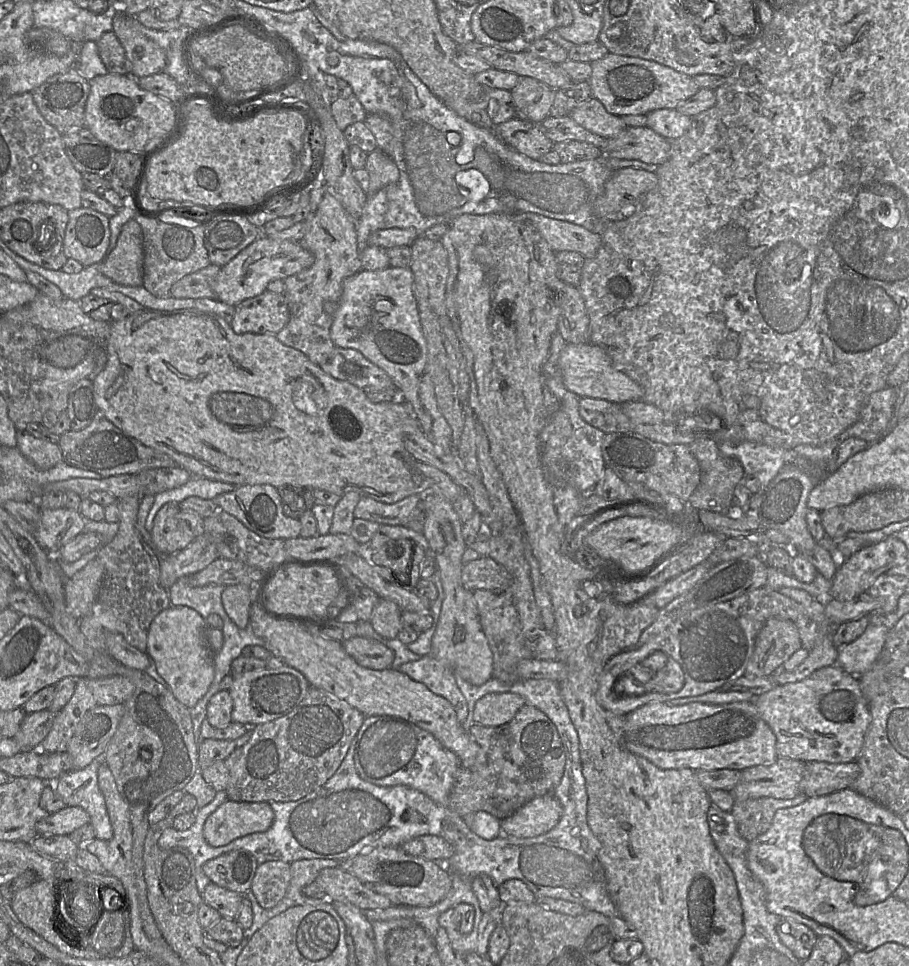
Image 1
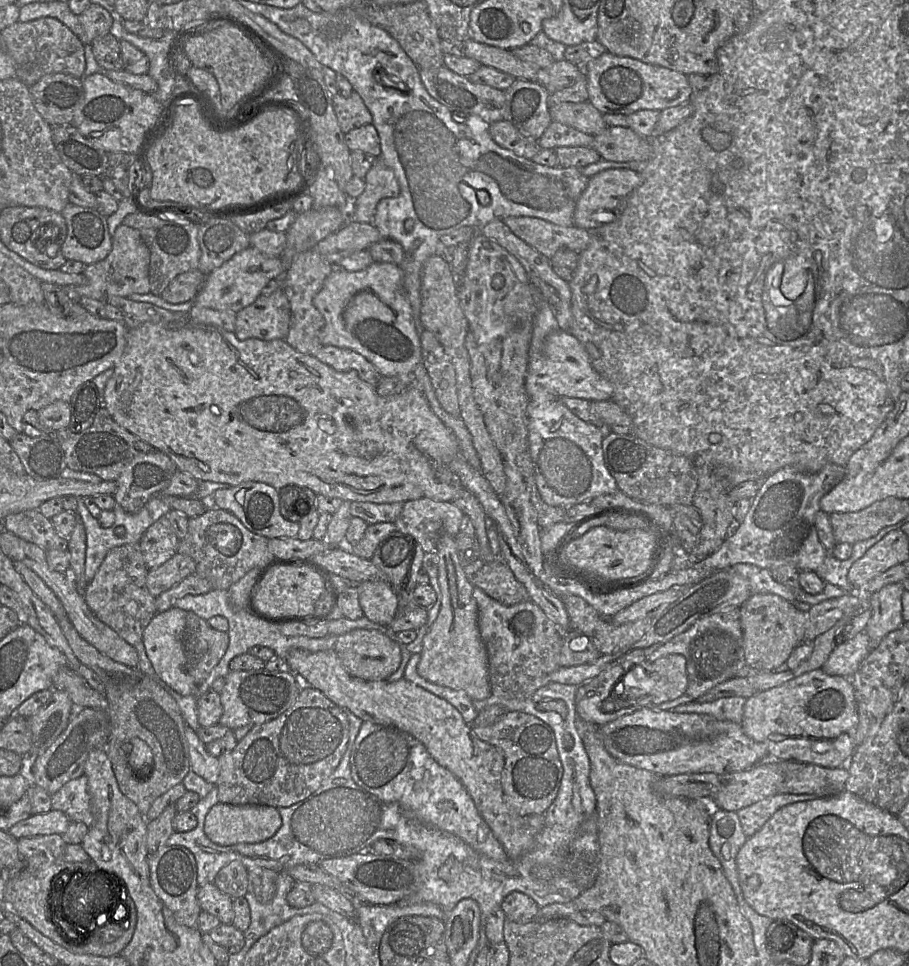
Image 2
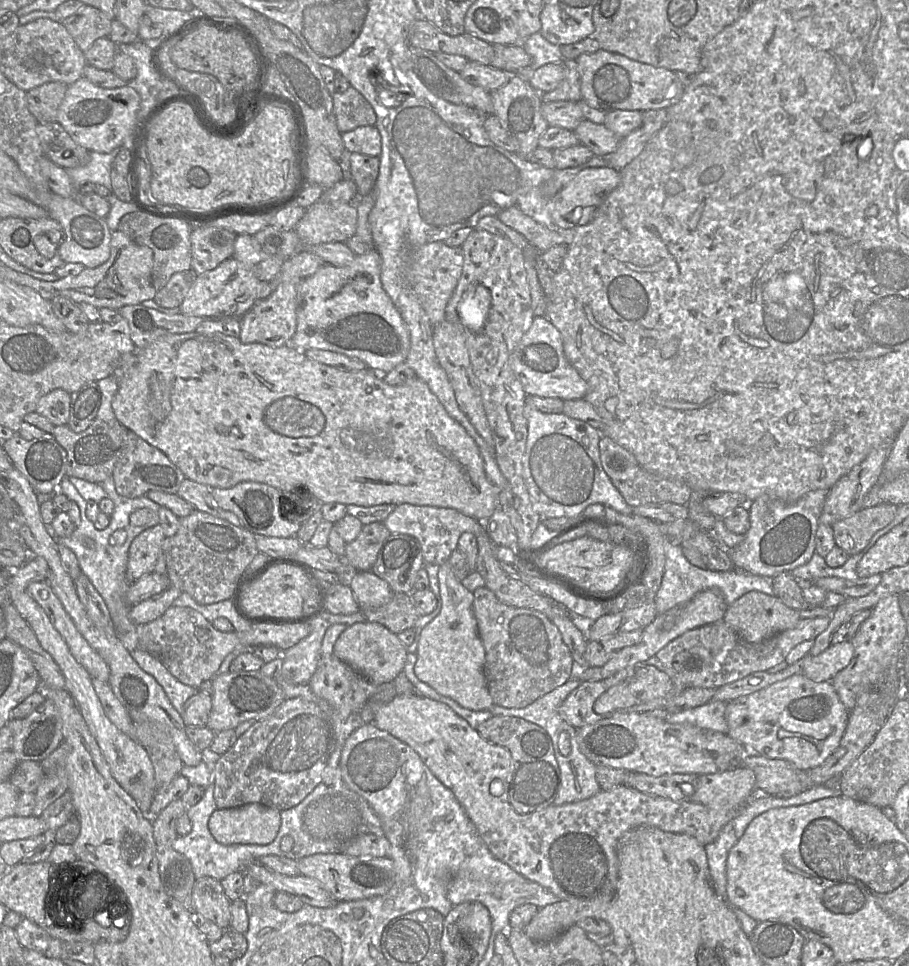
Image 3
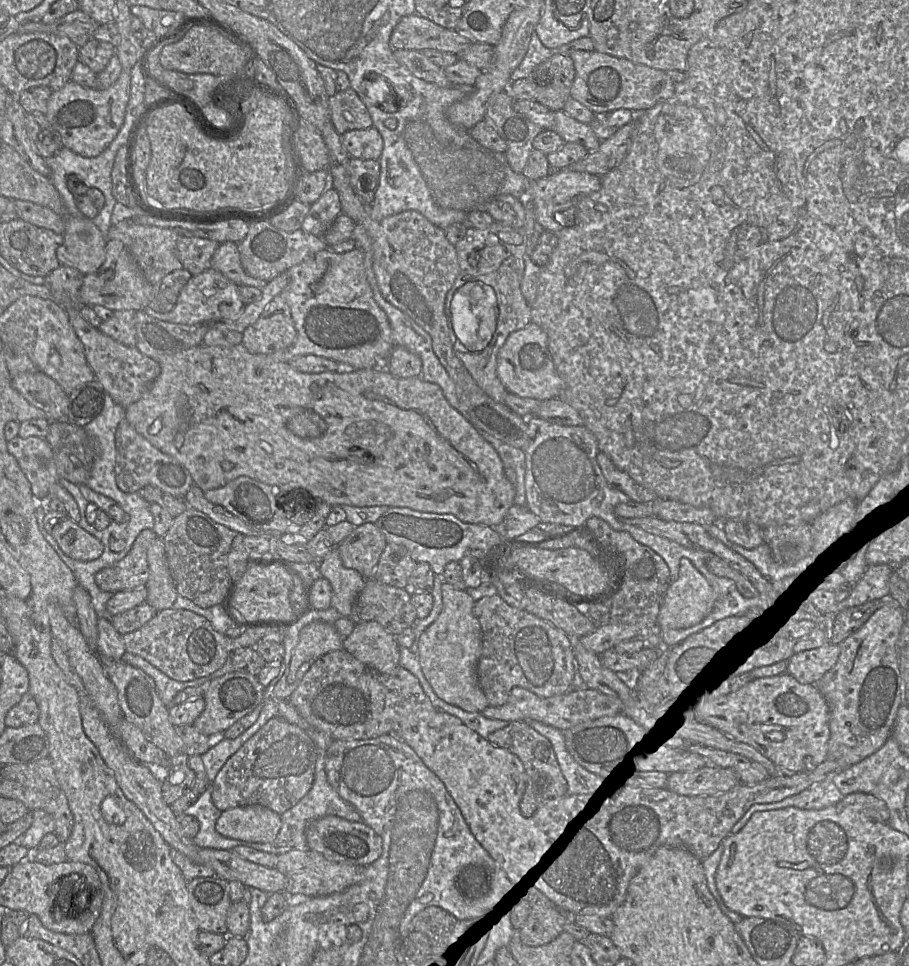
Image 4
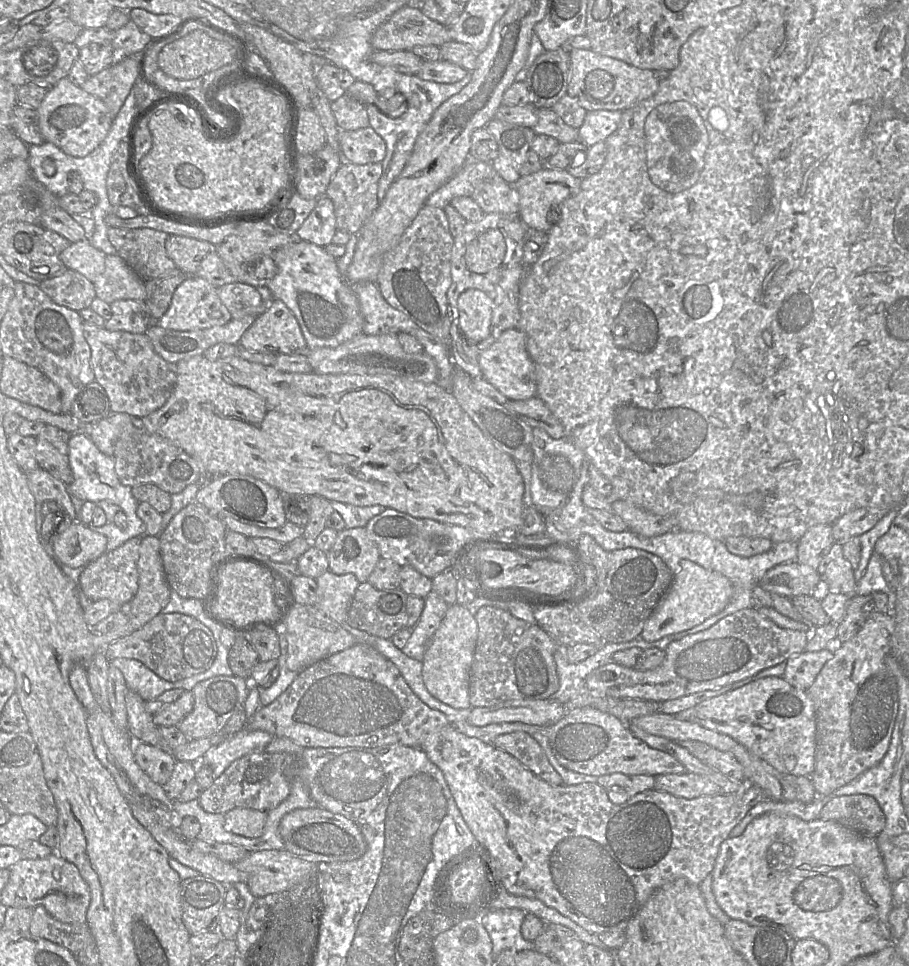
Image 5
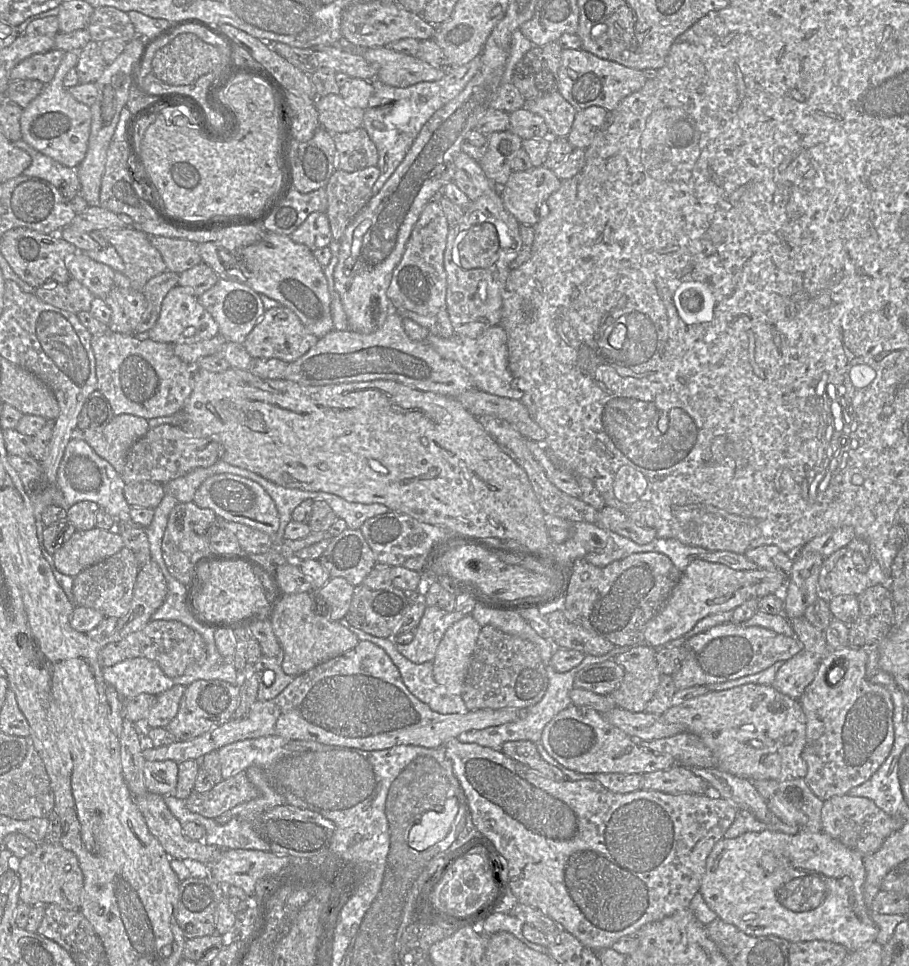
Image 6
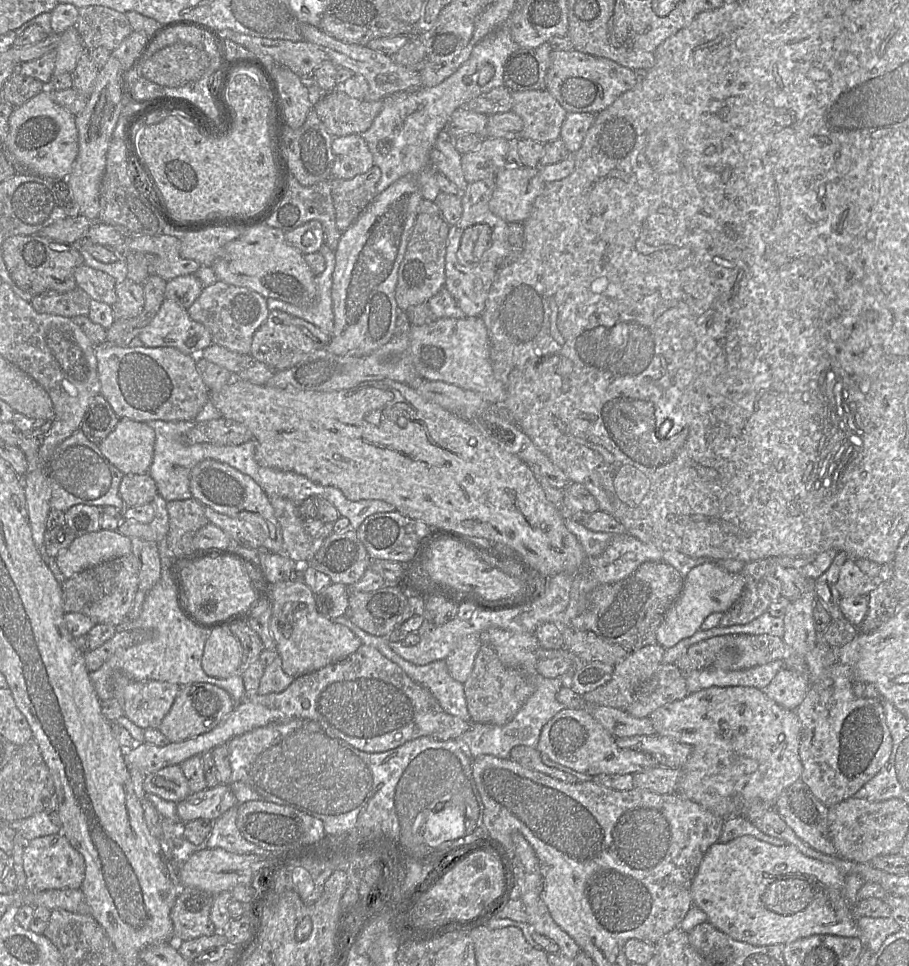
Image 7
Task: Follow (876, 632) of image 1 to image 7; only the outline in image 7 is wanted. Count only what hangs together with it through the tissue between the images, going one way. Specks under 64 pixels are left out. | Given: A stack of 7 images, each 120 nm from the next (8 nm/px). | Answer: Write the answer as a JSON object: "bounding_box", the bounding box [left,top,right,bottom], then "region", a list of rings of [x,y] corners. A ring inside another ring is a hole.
{"bounding_box":[763,667,810,711],"region":[[[783,667],[763,691],[781,707],[796,711],[810,685],[810,678],[806,671],[797,672]]]}

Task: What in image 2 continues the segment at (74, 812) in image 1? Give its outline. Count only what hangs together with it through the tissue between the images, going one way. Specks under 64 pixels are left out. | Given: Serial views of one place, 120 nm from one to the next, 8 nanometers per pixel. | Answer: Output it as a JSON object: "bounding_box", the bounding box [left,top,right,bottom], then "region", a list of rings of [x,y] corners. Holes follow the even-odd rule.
{"bounding_box":[7,810,71,839],"region":[[[50,810],[45,814],[31,815],[13,825],[7,832],[16,839],[50,834],[62,835],[71,821],[59,810]]]}

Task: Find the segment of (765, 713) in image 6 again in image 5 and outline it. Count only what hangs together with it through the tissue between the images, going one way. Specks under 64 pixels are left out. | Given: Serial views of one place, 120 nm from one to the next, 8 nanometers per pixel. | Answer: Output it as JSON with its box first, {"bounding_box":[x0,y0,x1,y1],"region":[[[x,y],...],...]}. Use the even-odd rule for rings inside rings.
{"bounding_box":[678,677,816,776],"region":[[[765,677],[681,711],[678,719],[725,734],[742,744],[777,771],[809,776],[815,768],[816,721],[806,691],[794,688],[783,677]]]}

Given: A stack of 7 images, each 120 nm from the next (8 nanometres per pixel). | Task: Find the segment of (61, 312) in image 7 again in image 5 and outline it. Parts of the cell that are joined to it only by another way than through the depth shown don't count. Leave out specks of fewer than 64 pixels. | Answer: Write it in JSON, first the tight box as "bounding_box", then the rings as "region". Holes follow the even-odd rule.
{"bounding_box":[39,269,96,313],"region":[[[66,269],[60,276],[41,281],[39,288],[57,305],[78,313],[89,308],[96,298],[93,283],[71,269]]]}

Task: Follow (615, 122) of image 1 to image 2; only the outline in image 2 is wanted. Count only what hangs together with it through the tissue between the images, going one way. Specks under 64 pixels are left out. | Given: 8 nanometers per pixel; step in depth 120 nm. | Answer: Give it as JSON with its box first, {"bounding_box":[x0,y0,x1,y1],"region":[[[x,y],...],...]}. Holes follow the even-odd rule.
{"bounding_box":[549,101,608,136],"region":[[[589,101],[559,103],[549,107],[549,112],[552,121],[563,123],[592,136],[600,134],[608,127],[603,114]]]}

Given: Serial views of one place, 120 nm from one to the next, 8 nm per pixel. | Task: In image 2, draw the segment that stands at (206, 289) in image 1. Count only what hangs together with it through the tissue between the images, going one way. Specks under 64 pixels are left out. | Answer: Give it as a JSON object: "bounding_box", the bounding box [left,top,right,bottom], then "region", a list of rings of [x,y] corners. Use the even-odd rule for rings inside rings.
{"bounding_box":[160,270,206,303],"region":[[[191,270],[173,279],[160,297],[168,303],[192,302],[201,289],[206,275],[200,270]]]}

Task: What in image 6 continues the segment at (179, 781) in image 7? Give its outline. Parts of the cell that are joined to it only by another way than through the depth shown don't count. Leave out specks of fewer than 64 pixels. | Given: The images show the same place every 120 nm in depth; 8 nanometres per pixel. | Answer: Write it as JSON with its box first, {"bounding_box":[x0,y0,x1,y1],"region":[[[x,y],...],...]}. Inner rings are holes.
{"bounding_box":[144,760,178,796],"region":[[[173,760],[146,761],[144,780],[148,792],[161,796],[172,795],[178,780],[178,763]]]}

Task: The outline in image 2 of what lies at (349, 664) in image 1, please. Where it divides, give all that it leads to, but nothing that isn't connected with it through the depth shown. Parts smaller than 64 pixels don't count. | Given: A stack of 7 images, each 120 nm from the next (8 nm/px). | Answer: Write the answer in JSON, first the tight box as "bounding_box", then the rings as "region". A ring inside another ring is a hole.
{"bounding_box":[285,649,544,860],"region":[[[293,649],[285,659],[287,666],[302,682],[322,692],[329,700],[340,708],[351,712],[363,721],[395,727],[409,733],[420,741],[432,758],[442,767],[449,770],[462,783],[474,805],[491,829],[494,837],[502,845],[509,860],[516,860],[533,848],[536,835],[543,829],[544,815],[532,814],[521,816],[509,810],[503,800],[502,772],[504,756],[502,752],[481,740],[472,732],[472,726],[467,724],[458,710],[446,700],[435,696],[422,687],[402,678],[395,682],[387,680],[369,681],[352,676],[343,666],[334,650],[310,652]]]}

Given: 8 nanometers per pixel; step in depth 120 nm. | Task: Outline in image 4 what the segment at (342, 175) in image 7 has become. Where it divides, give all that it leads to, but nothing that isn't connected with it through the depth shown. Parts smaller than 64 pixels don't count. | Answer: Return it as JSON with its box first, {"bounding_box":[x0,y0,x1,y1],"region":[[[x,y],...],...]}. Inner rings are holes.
{"bounding_box":[341,127,384,160],"region":[[[375,127],[351,130],[341,135],[341,141],[353,158],[379,160],[384,141]]]}

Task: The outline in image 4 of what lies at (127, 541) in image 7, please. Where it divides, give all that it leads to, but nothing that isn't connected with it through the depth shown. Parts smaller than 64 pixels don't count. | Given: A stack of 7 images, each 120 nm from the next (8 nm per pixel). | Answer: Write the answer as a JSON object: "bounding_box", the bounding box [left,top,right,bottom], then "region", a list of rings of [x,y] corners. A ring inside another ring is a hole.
{"bounding_box":[51,517,104,561],"region":[[[69,517],[56,526],[51,534],[61,550],[75,560],[91,561],[103,552],[104,547],[101,541]]]}

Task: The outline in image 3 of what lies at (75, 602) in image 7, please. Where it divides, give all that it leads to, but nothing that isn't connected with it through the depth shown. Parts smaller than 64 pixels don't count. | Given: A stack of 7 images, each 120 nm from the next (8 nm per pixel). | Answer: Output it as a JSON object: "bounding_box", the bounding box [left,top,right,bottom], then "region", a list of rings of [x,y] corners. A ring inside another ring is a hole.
{"bounding_box":[126,524,166,583],"region":[[[160,524],[141,532],[132,542],[126,568],[126,578],[133,583],[145,574],[154,571],[157,559],[163,552],[166,539]]]}

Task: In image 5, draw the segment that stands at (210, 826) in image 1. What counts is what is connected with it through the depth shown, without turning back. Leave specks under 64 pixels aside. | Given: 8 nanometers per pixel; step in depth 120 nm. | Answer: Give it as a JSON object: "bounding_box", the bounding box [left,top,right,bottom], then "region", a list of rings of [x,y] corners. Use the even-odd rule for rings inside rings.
{"bounding_box":[224,808,267,838],"region":[[[234,808],[224,814],[224,829],[246,838],[258,838],[262,835],[267,821],[267,812]]]}

